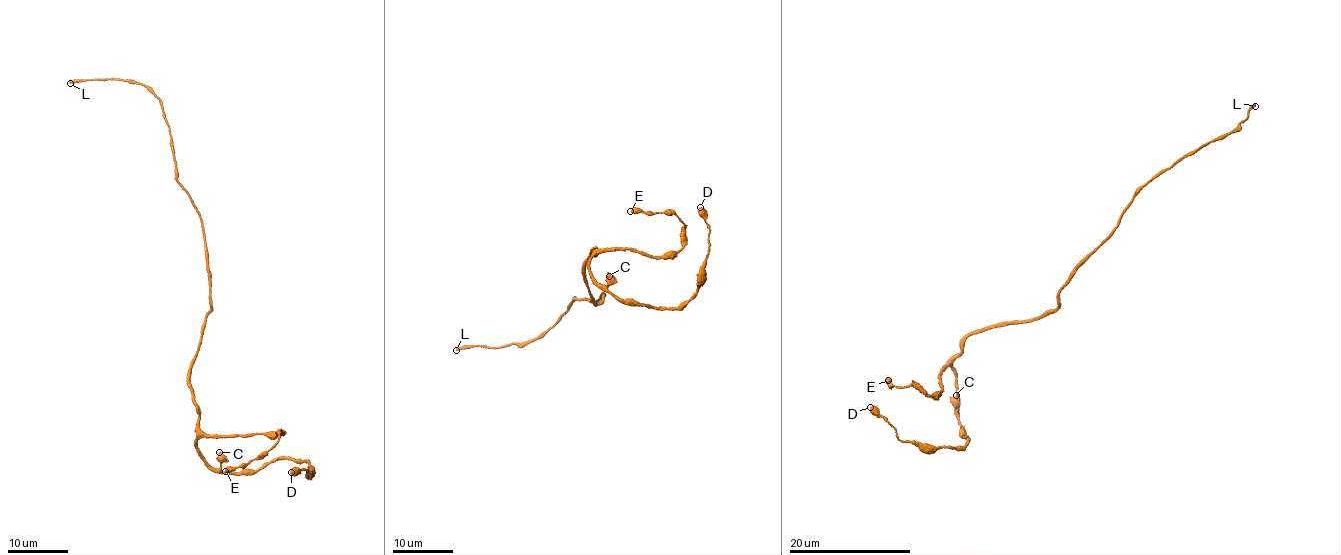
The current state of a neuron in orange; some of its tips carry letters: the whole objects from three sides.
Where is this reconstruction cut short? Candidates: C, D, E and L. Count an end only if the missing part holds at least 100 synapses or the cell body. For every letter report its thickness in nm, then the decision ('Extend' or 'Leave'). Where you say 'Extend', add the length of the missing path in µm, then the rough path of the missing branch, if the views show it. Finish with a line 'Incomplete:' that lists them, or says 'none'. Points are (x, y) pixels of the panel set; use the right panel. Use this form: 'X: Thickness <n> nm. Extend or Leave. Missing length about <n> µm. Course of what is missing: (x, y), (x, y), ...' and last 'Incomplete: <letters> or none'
C: Thickness 400 nm. Leave
D: Thickness 650 nm. Leave
E: Thickness 550 nm. Leave
L: Thickness 320 nm. Extend. Missing length about 200 µm. Course of what is missing: (1255, 106), (1099, 221), (988, 259), (982, 289), (1015, 280), (1022, 102)
Incomplete: L

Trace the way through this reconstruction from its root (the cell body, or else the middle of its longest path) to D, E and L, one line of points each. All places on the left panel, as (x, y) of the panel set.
D: (201, 341), (188, 379), (199, 456), (233, 473), (294, 459), (308, 462), (311, 478), (291, 472)
E: (201, 341), (188, 379), (198, 412), (197, 424), (202, 431), (237, 436), (281, 433), (266, 452), (225, 471)
L: (201, 341), (211, 288), (204, 228), (177, 178), (159, 100), (130, 81), (70, 83)

